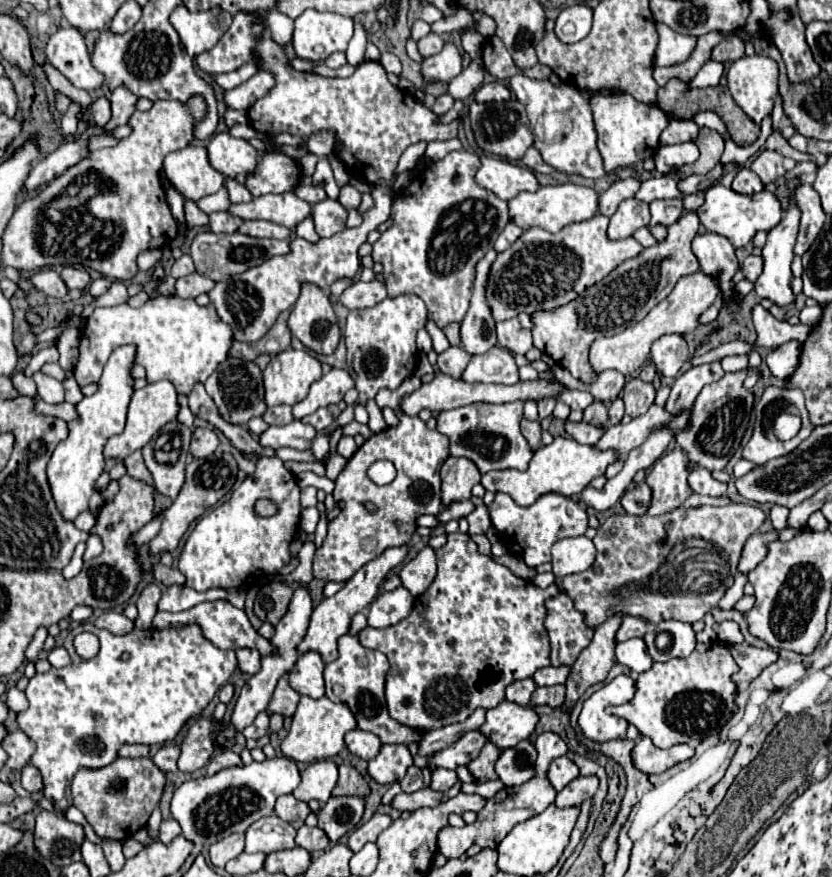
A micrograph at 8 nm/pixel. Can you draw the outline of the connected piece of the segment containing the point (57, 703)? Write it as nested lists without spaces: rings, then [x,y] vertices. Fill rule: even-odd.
[[[81,623],[71,629],[65,639],[65,649],[69,651],[73,665],[63,669],[51,669],[47,673],[37,673],[25,695],[29,699],[29,709],[17,715],[17,723],[25,735],[29,735],[37,751],[31,757],[31,765],[35,765],[43,775],[45,797],[55,803],[57,813],[65,811],[71,805],[71,781],[81,767],[105,767],[115,761],[117,751],[125,743],[145,743],[145,745],[161,745],[173,741],[179,729],[187,723],[187,719],[199,715],[207,703],[215,697],[219,687],[223,687],[231,673],[237,667],[235,651],[221,651],[211,641],[207,641],[199,629],[199,625],[187,625],[183,629],[133,629],[127,635],[113,635],[105,629],[97,629],[93,623]],[[89,631],[99,637],[101,649],[97,657],[89,661],[81,661],[81,657],[73,649],[75,635]],[[129,651],[129,659],[121,661],[121,653]]]

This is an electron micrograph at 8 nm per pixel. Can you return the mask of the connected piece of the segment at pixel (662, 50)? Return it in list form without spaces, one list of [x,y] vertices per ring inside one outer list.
[[[657,23],[657,33],[659,33],[659,45],[655,53],[655,65],[667,67],[667,65],[683,63],[687,61],[687,57],[691,57],[697,37],[675,33],[671,27],[663,23]]]

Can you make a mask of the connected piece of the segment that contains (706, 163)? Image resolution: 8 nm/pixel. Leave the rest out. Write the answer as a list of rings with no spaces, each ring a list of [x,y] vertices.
[[[702,127],[694,142],[701,151],[701,157],[693,165],[683,165],[683,169],[677,171],[679,179],[689,177],[693,173],[699,173],[699,175],[709,173],[723,155],[723,137],[717,131],[709,131],[709,128]]]

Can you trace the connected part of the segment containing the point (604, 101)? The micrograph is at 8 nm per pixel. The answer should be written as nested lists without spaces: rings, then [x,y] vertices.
[[[627,93],[613,95],[593,95],[591,109],[597,129],[597,147],[605,163],[605,171],[613,171],[617,167],[629,167],[637,161],[653,157],[659,147],[659,135],[667,127],[669,117],[657,105],[645,105],[635,101]]]

